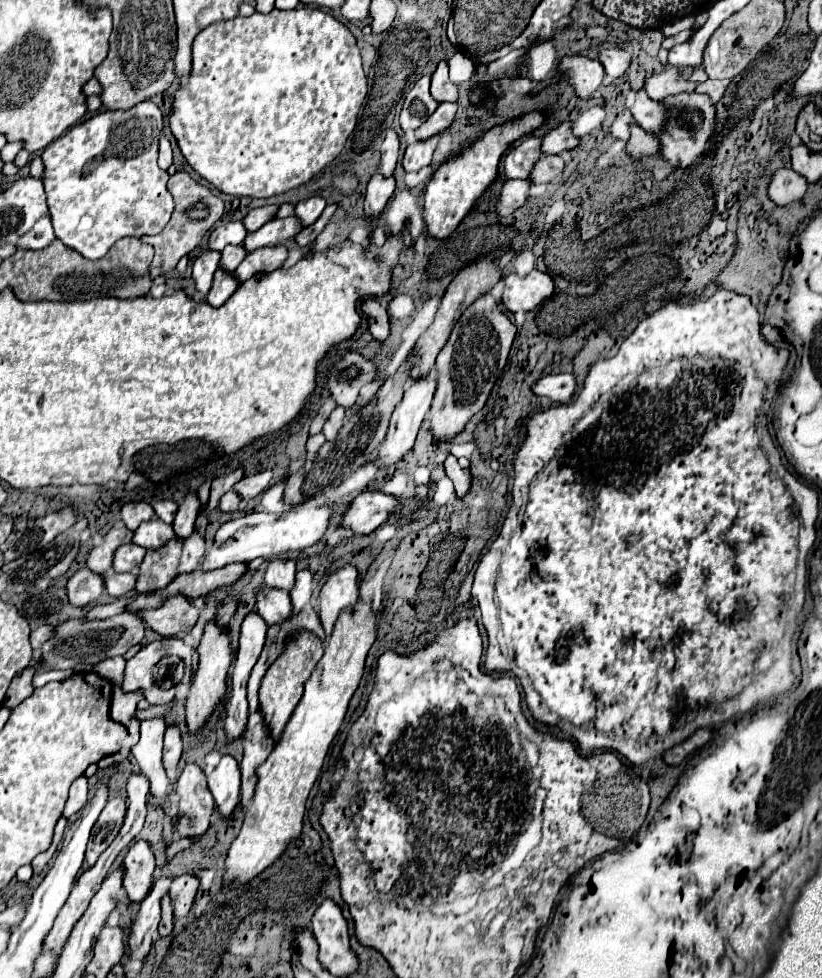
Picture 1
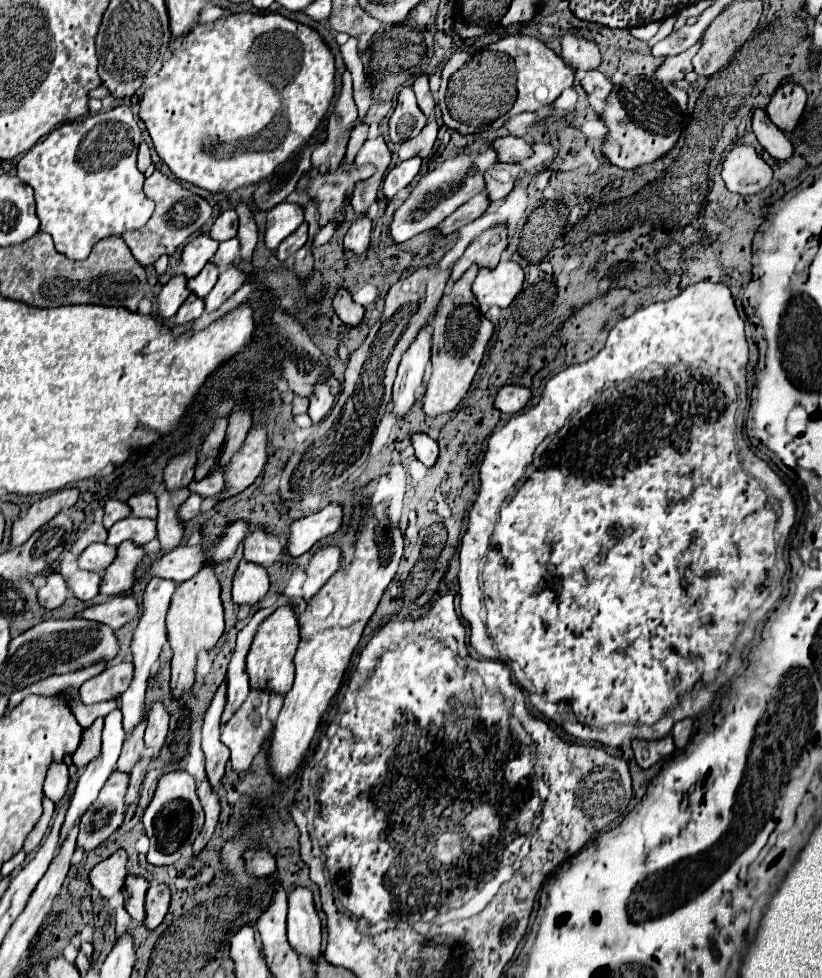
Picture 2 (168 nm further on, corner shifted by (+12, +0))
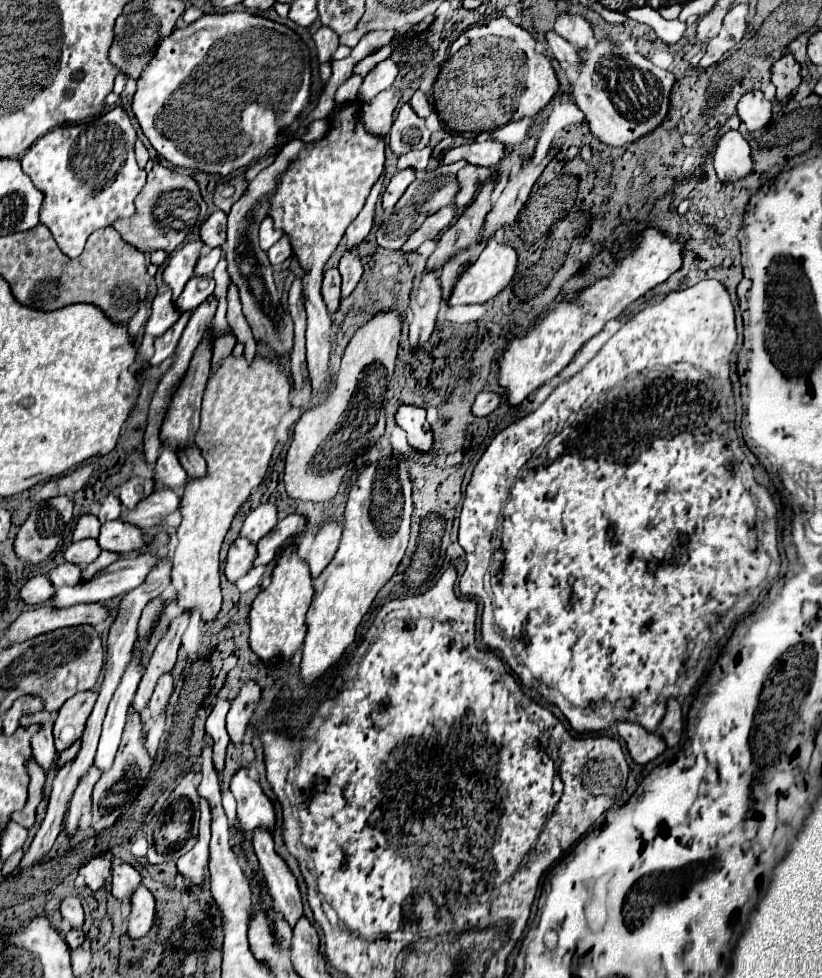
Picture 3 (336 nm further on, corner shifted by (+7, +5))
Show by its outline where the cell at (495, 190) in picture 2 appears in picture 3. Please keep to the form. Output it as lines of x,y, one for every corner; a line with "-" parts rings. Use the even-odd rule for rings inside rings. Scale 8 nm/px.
466,165
462,171
458,171
458,195
454,197
452,205
456,209
464,209
466,205
470,205
476,197
478,185
482,185
484,181
488,181
492,177
492,171
486,167
474,167
474,165

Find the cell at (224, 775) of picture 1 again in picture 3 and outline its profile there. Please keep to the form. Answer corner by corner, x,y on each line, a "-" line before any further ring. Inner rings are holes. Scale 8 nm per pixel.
200,799
200,829
196,845
182,857
176,859
178,873
188,877
196,887
204,885
204,873
208,865
208,843
210,843
210,805
206,799

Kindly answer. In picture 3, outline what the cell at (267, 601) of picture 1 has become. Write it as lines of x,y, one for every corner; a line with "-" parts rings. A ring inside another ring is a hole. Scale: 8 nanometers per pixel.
238,537
230,549
228,549
228,557
226,557
226,567
224,567
224,575
230,583
234,583
236,579
240,579
242,575
248,573
248,569
252,569
252,561
256,557
256,545
250,543
246,537

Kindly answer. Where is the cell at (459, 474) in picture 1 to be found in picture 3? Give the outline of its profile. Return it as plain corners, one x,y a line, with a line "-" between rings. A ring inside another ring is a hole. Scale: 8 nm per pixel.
400,405
396,411
396,423
406,431
408,441
418,451
428,451
432,447
432,431
426,421
426,409
416,405

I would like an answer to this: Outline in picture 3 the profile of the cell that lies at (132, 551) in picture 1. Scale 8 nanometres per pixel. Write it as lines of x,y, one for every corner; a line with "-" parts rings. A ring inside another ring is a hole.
82,539
72,543
66,551
64,551
64,559
68,563
74,563
78,567
86,567
88,563
92,563
96,557
100,555
98,543
94,539

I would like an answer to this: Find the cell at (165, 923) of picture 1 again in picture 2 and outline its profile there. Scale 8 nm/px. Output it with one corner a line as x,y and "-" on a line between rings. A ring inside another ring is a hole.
127,876
125,880
125,910
129,912
129,916
143,924
145,922
145,892
147,892
149,884
145,878
141,876

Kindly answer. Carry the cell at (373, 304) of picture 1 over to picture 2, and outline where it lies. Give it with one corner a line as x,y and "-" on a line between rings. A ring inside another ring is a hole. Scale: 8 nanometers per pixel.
341,288
341,290
337,292
337,296
333,298
333,308
335,308
335,312
339,314
339,318
341,318
347,326
357,326
357,324
361,324
361,320
363,320
363,316
365,316
365,308
363,308
361,304
353,302
351,294
349,294
345,288

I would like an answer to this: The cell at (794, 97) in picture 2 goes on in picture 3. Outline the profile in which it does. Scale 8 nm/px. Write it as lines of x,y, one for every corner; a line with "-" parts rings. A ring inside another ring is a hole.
782,55
782,59
774,61
772,65
772,83
776,85
776,97
780,103
790,99
792,91
800,85
800,65
796,63
794,55

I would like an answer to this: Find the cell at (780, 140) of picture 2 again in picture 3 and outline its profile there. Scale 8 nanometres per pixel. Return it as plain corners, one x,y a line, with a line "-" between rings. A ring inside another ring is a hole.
752,89
748,93
744,93
736,105
738,117
742,119
742,123
748,127
748,131
756,131
762,129
770,123
770,101
764,97
762,91

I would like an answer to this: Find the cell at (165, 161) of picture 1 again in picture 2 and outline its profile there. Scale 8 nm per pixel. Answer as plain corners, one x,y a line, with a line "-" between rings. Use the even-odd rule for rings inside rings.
147,142
139,144
139,158
137,158
137,166
141,172
145,172
151,166
151,150
147,146

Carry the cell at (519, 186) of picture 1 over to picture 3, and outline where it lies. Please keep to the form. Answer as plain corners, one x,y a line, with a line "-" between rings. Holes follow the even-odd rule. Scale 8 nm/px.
452,205
438,209
434,215
426,217
422,227
418,227
418,231
414,231
414,235
410,235
410,239
400,247
400,251
408,253
408,251
414,251
418,245
422,245
426,239
436,239
452,223
452,219
454,219

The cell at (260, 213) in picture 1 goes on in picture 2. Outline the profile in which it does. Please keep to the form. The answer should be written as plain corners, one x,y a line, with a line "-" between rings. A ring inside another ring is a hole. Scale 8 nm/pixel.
227,210
227,212
223,212
223,214
215,220
215,224
213,224
213,228
211,228
211,236
213,236
215,240
219,240
219,242
229,240
229,238
237,236
237,226
239,226
237,212
235,212
235,210

